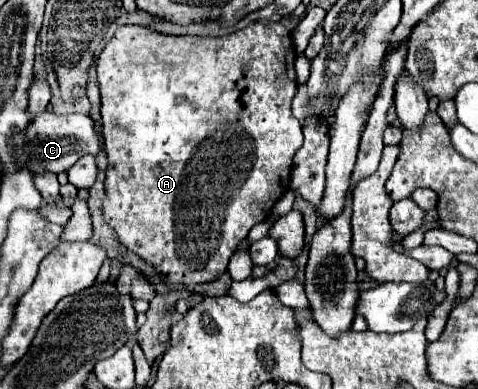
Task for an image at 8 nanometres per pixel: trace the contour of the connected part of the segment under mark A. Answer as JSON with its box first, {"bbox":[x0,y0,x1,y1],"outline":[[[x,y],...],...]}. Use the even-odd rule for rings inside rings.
{"bbox":[96,20,302,288],"outline":[[[258,20],[250,22],[246,28],[226,34],[220,38],[212,36],[172,36],[154,32],[148,26],[118,26],[116,34],[110,38],[102,54],[98,56],[96,72],[98,84],[102,94],[102,136],[104,136],[104,150],[108,156],[106,168],[106,198],[104,198],[104,216],[106,222],[116,230],[120,242],[142,256],[146,262],[152,262],[164,280],[174,286],[192,288],[200,282],[214,280],[220,272],[226,270],[230,256],[234,254],[238,242],[248,236],[250,228],[262,222],[276,200],[290,190],[290,172],[292,172],[292,158],[296,150],[302,146],[302,128],[296,116],[292,116],[292,98],[298,90],[296,72],[294,72],[296,50],[292,46],[292,34],[284,26],[282,20]]]}

